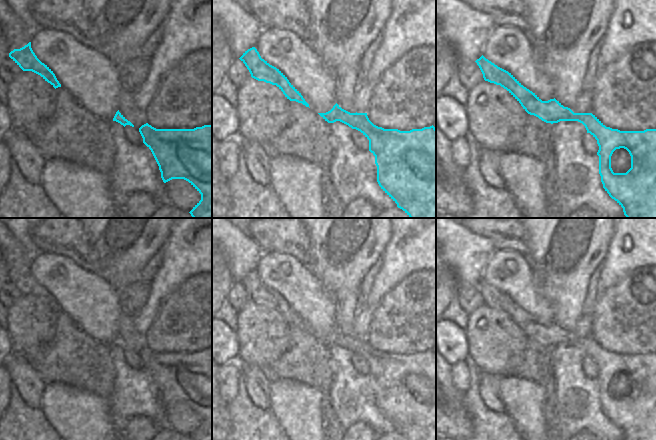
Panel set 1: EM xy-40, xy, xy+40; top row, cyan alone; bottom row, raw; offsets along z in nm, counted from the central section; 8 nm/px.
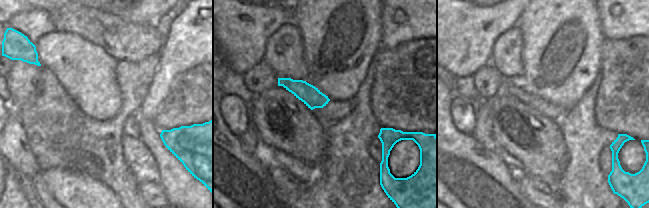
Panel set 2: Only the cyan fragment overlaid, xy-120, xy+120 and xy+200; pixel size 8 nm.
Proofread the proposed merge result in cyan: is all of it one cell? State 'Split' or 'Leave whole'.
Leave whole

